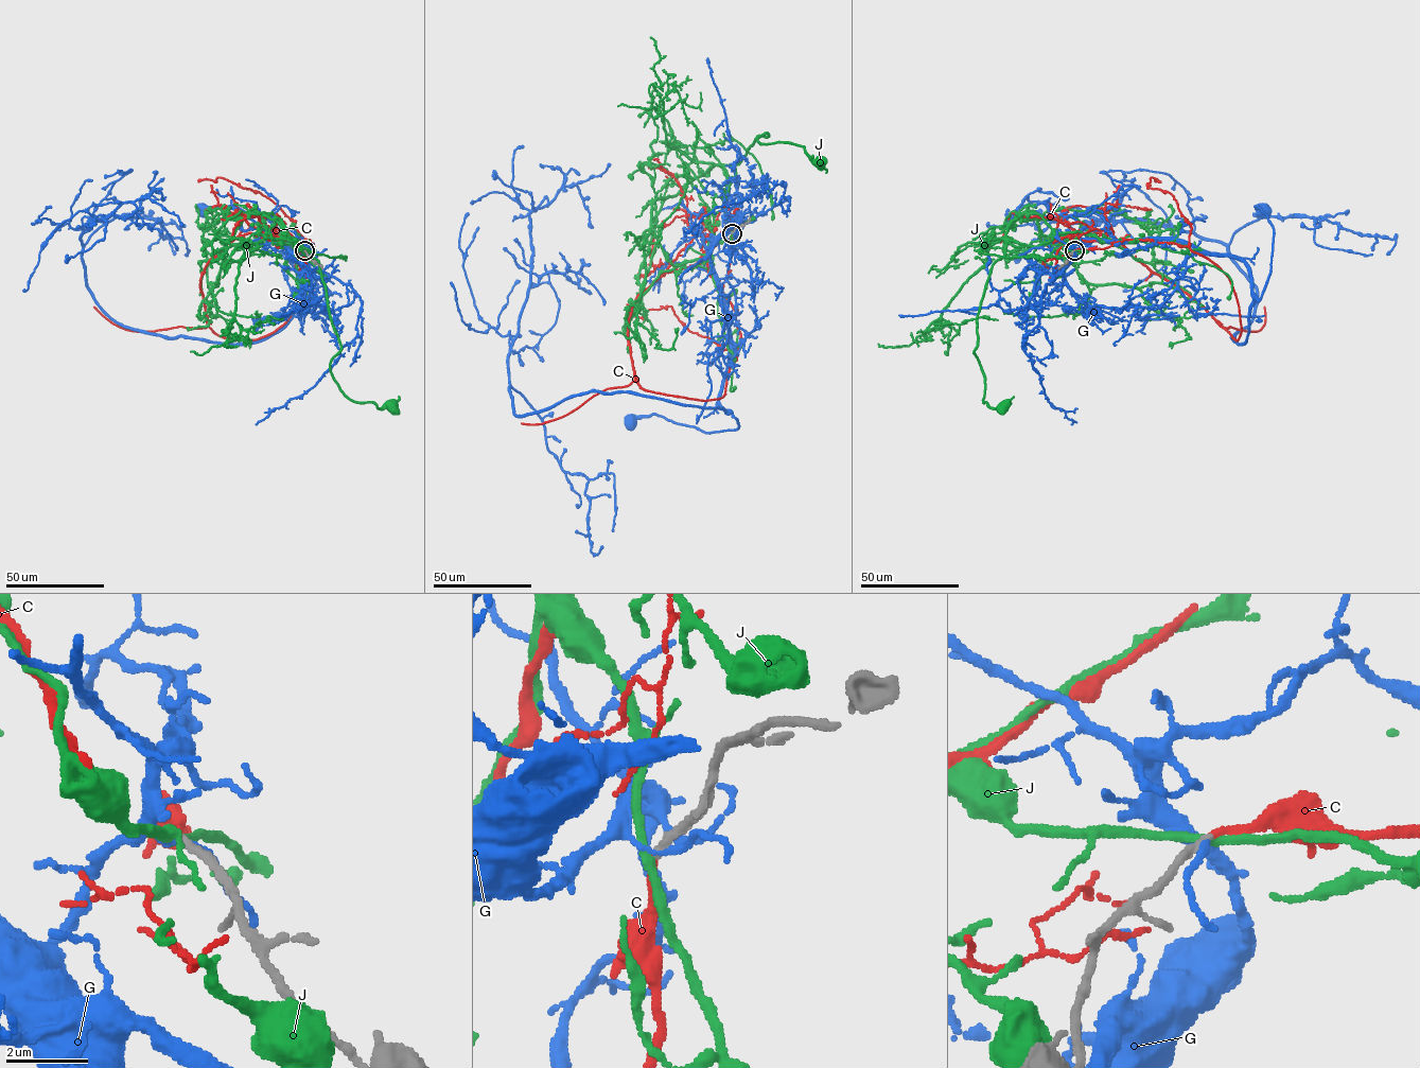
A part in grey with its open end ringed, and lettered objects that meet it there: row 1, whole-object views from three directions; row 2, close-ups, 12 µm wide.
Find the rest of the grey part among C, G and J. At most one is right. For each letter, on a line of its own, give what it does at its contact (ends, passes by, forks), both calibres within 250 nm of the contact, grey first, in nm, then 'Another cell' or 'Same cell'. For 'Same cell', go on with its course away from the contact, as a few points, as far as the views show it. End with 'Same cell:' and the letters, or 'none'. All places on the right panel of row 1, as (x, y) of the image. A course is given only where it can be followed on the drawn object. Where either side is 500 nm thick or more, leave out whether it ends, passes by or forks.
C: It ends there. Thickness 200 nm (grey) against 200 nm. Same cell. Its course: (1073, 250), (1124, 240), (1188, 246), (1228, 278), (1241, 334), (1236, 340), (1114, 235), (1020, 215), (1000, 243)
G: It passes by. Thickness 240 nm (grey) against 130 nm. Another cell
J: It passes by. Thickness 190 nm (grey) against 200 nm. Another cell
Same cell: C

